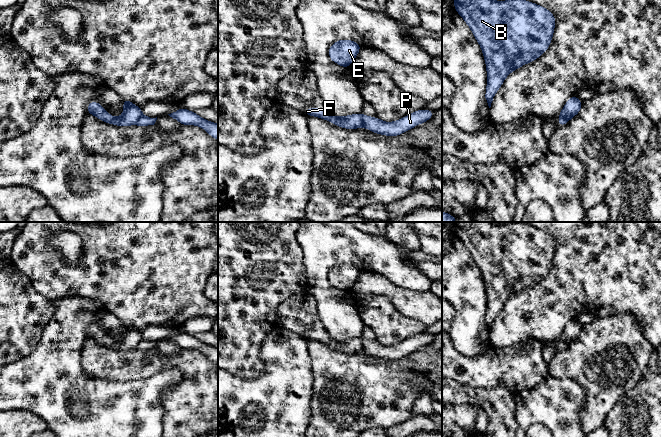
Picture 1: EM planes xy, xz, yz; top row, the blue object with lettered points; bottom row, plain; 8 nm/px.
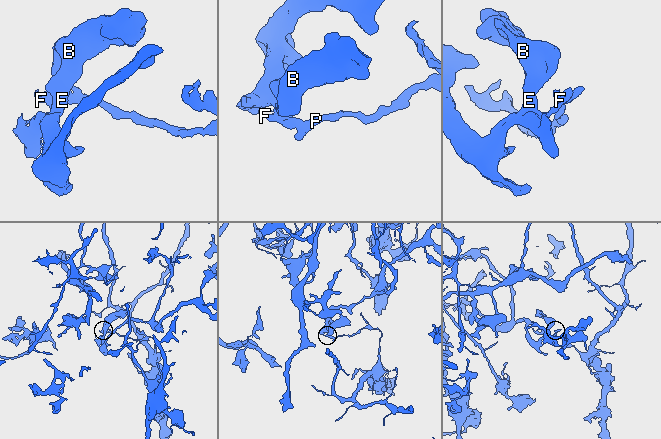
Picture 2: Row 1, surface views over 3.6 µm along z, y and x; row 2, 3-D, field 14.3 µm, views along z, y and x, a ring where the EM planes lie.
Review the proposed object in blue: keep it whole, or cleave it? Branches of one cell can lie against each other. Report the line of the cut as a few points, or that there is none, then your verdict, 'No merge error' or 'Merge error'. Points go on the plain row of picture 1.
Split along xz (361, 338), (364, 349). Merge error

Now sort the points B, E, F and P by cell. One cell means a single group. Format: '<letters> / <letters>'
B E F / P

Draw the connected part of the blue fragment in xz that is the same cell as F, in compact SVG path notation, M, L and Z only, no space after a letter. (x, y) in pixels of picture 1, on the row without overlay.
M304 332L303 337L308 341L314 340L324 343L344 353L359 353L364 350L362 344L362 337L338 341L332 339L327 334L327 332Z

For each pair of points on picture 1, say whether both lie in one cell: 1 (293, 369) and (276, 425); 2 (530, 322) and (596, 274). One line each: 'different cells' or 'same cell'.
1: same cell
2: same cell

